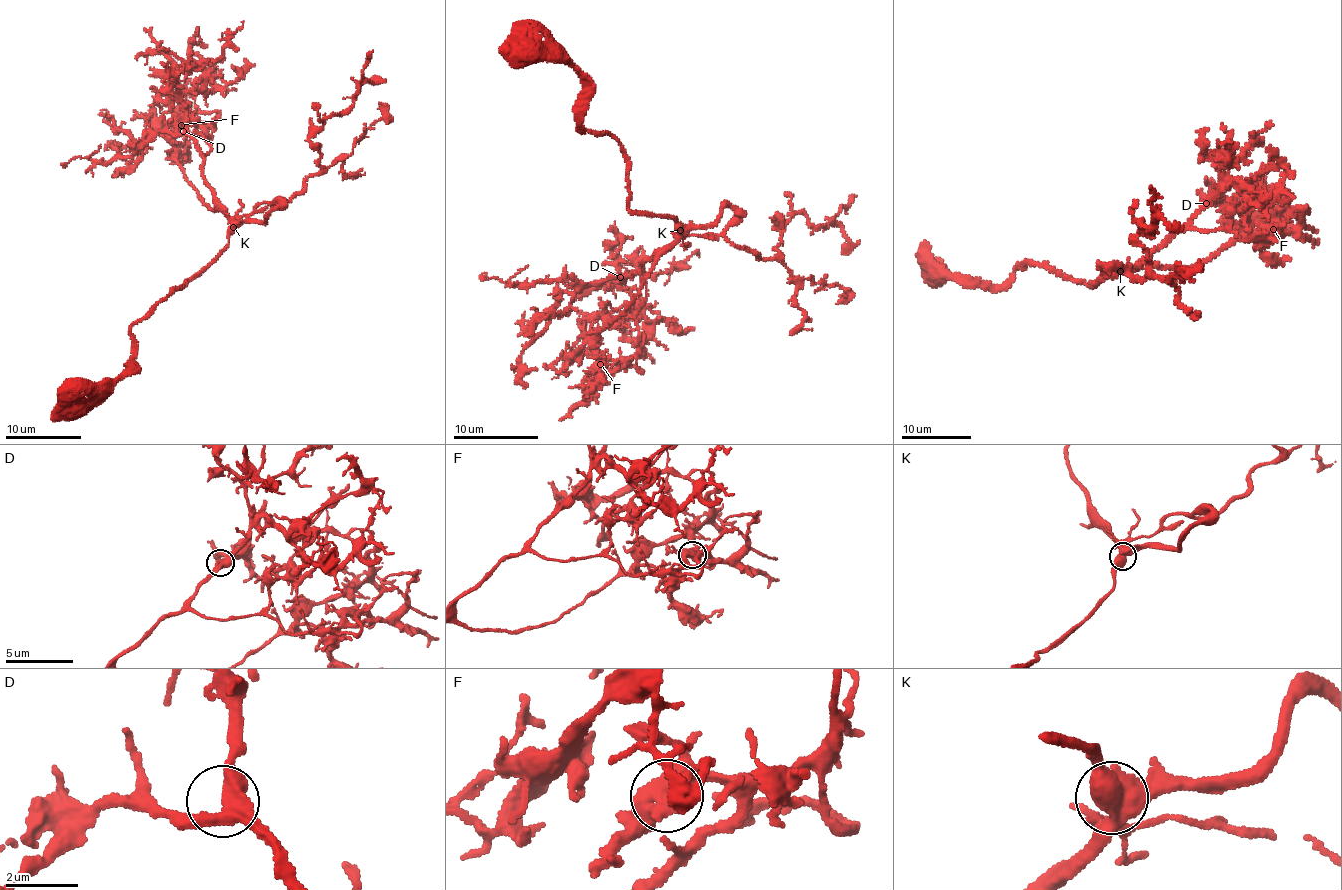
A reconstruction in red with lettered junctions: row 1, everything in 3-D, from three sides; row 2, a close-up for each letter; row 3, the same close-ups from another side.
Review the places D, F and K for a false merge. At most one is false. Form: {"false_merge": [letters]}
{"false_merge": []}

